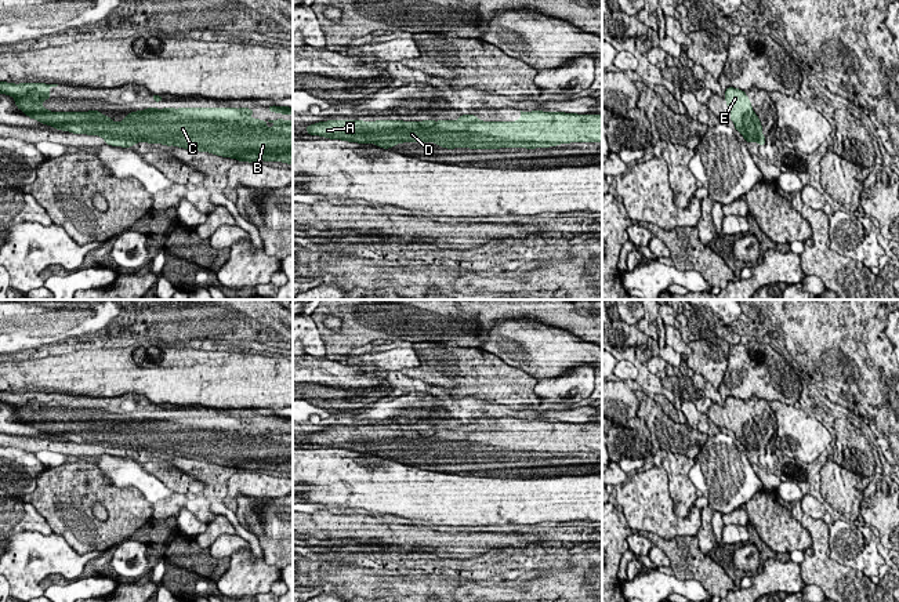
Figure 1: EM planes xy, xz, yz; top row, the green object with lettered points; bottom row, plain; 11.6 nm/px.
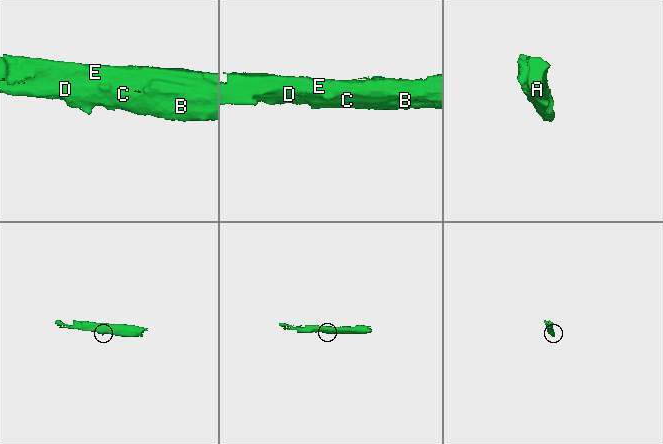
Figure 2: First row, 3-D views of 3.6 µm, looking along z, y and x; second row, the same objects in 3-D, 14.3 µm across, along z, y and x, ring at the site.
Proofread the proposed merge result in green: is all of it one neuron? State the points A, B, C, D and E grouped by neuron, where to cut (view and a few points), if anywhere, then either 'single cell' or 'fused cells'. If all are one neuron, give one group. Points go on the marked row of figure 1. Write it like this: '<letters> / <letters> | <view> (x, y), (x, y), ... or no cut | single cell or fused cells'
A B C D E | no cut | single cell

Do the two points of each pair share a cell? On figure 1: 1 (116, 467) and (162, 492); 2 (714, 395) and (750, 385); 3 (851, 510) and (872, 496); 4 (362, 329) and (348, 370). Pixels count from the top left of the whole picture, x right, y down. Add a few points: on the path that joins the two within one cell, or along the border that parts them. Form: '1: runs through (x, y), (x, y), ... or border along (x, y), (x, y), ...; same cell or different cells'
1: runs through (127, 472), (138, 477), (151, 488); same cell
2: border along (717, 390), (721, 395); different cells
3: border along (870, 478), (863, 490), (859, 514); different cells
4: border along (341, 361), (347, 362); different cells

